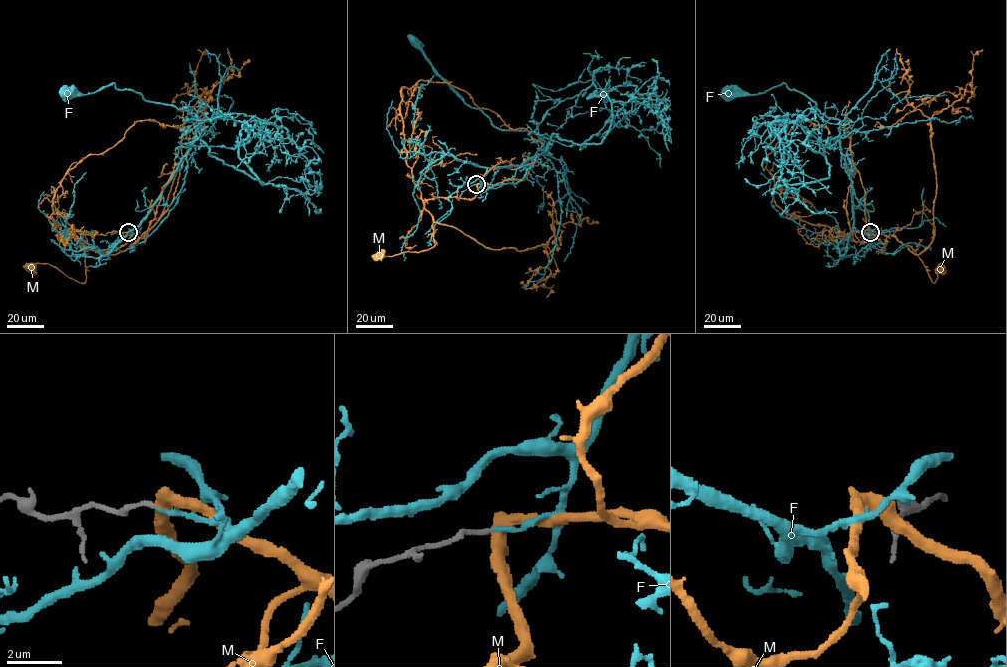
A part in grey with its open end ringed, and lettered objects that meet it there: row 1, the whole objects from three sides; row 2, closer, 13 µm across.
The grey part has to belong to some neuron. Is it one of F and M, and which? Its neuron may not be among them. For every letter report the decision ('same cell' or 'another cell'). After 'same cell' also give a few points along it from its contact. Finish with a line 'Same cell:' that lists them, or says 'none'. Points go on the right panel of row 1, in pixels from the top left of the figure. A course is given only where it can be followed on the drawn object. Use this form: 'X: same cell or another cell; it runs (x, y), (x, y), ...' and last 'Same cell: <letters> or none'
F: same cell; it runs (870, 232), (854, 227), (840, 120), (823, 115), (814, 102), (784, 83), (757, 94), (728, 93)
M: another cell
Same cell: F

